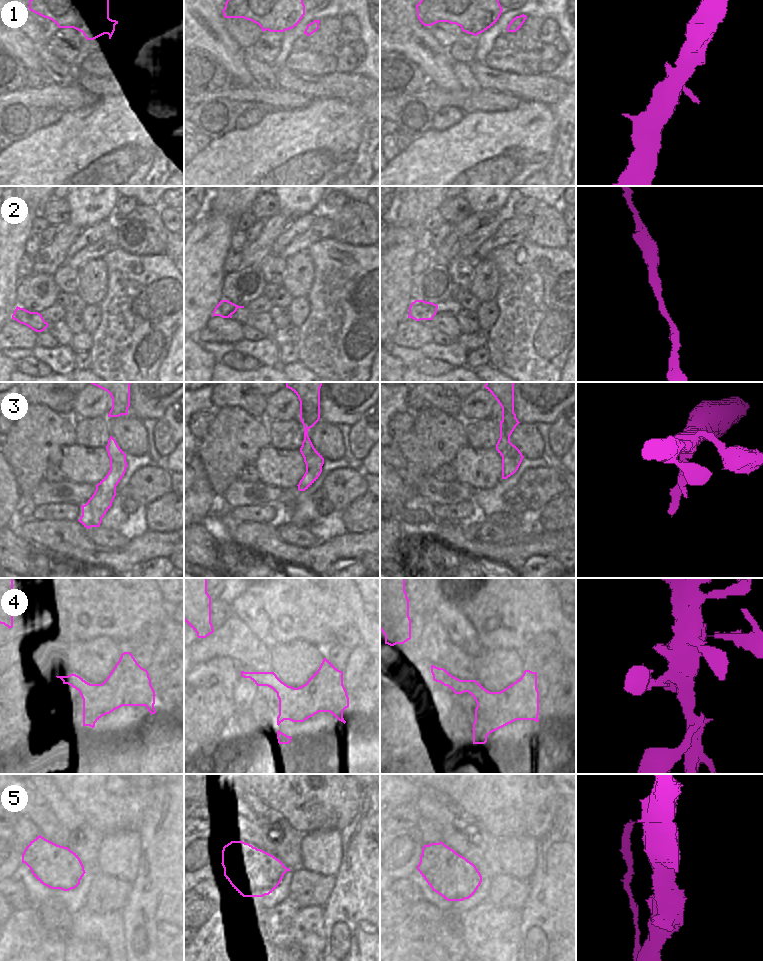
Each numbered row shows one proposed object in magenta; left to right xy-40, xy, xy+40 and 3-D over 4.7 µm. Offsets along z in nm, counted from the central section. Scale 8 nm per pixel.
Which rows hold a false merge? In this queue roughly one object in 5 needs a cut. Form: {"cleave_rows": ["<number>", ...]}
{"cleave_rows": ["3"]}

